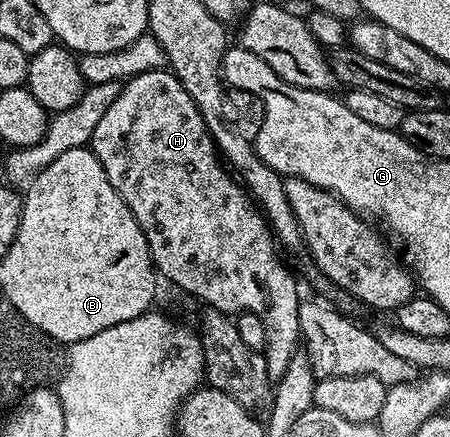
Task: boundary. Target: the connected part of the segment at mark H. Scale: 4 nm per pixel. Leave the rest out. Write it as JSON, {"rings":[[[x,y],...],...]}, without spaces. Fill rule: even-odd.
{"rings":[[[169,69],[144,72],[140,76],[129,79],[123,85],[120,96],[116,96],[116,101],[108,107],[108,112],[104,112],[104,116],[100,116],[100,120],[96,124],[96,132],[92,132],[88,146],[89,149],[93,150],[96,160],[100,160],[100,164],[108,176],[108,184],[112,184],[112,188],[116,188],[116,192],[124,200],[124,204],[128,204],[132,216],[136,216],[136,224],[140,224],[140,228],[148,240],[148,248],[150,249],[150,254],[154,257],[157,273],[163,279],[166,277],[168,281],[175,282],[180,289],[187,290],[190,294],[195,294],[200,301],[206,302],[202,304],[205,304],[211,310],[218,310],[222,314],[231,316],[239,314],[260,316],[260,324],[264,324],[264,332],[266,333],[266,348],[264,351],[266,371],[272,380],[282,379],[288,364],[292,361],[300,346],[300,318],[298,316],[300,295],[298,295],[298,282],[290,275],[289,268],[282,263],[281,256],[283,257],[283,255],[276,245],[272,227],[264,217],[262,210],[255,205],[250,194],[235,181],[231,171],[224,165],[223,159],[218,153],[218,148],[215,146],[214,140],[210,137],[208,128],[200,116],[198,106],[192,100],[192,96],[188,96],[184,84],[180,84],[180,80]]]}

